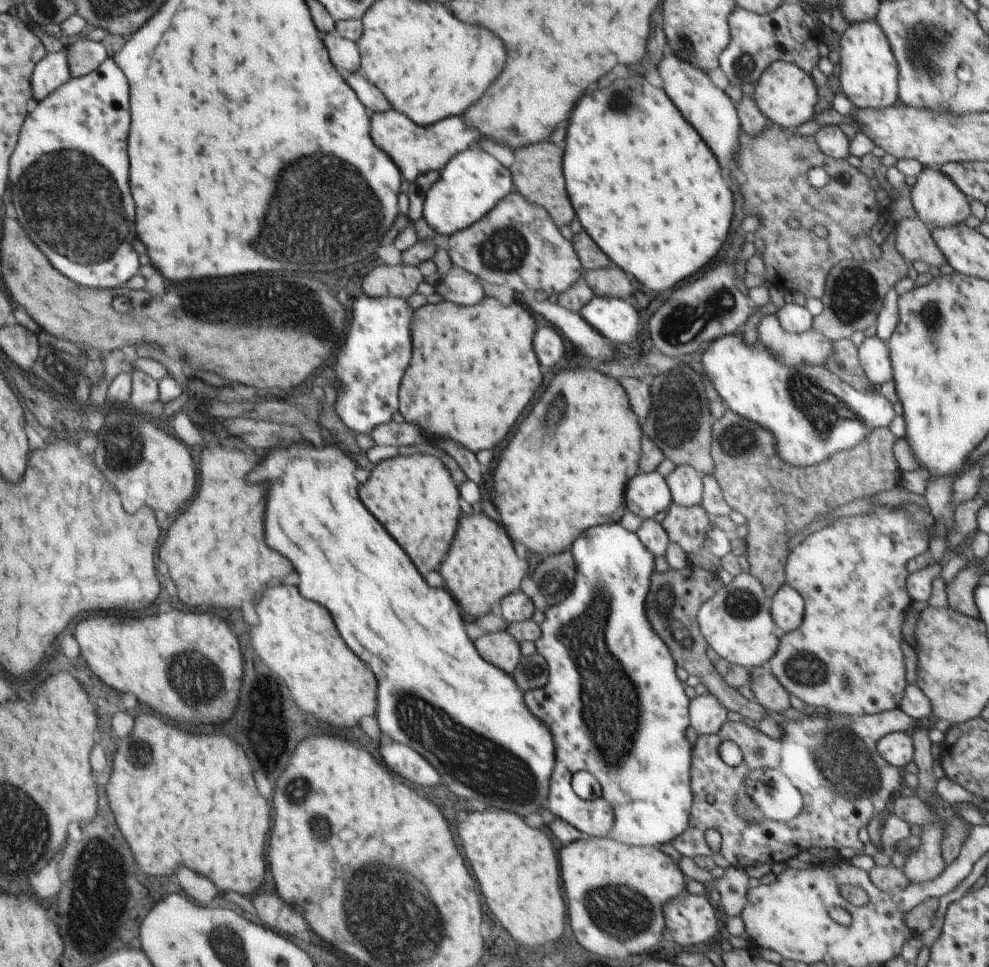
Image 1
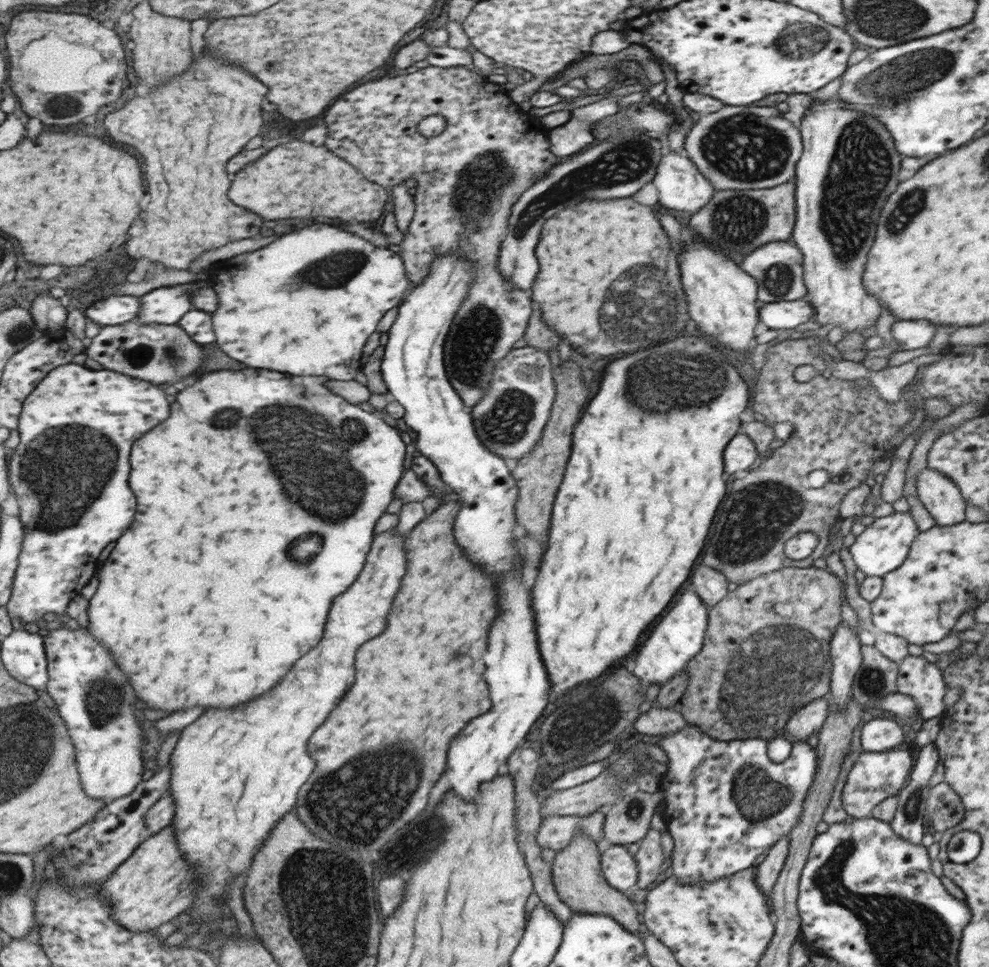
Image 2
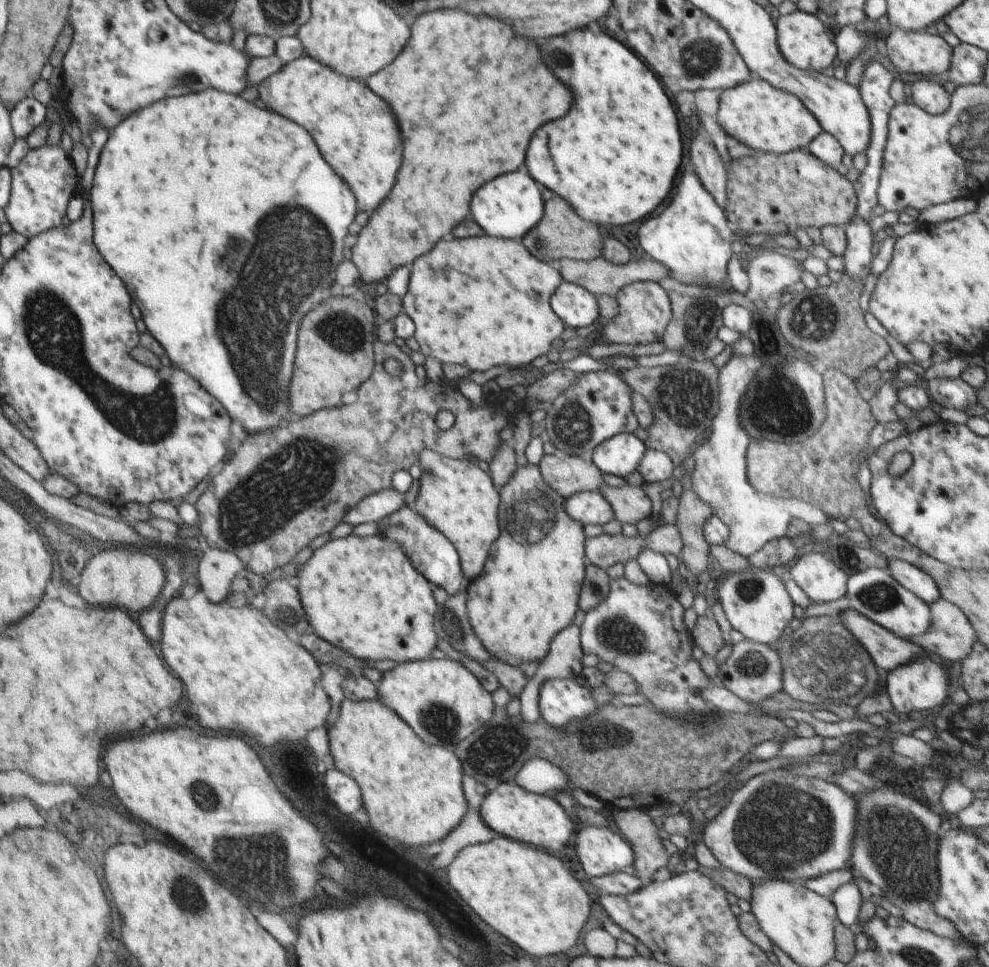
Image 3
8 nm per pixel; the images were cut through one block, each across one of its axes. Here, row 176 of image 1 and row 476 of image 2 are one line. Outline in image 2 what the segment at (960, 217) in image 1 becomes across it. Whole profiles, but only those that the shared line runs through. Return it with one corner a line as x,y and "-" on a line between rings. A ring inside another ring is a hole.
928,467
917,478
917,496
936,525
954,526
965,520
965,508
968,504
952,479

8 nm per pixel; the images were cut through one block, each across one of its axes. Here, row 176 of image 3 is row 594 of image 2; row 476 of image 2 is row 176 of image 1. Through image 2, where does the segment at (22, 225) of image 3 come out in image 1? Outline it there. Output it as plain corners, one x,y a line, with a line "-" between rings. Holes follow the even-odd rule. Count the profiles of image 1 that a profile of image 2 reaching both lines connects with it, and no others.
108,57
95,71
86,76
71,78
65,85
49,94
44,100
35,103
30,112
30,122
26,122
26,130
22,130
22,142
18,142
17,153
10,162
10,179
12,180
12,204
16,210
17,222
25,228
30,239
37,243
38,248
49,258
52,265
63,275
75,283
99,289
119,289
140,270
140,258
132,248
134,242
134,202
130,196
128,184
128,154
126,154
126,140
130,128
130,94
128,82
120,67
112,57

